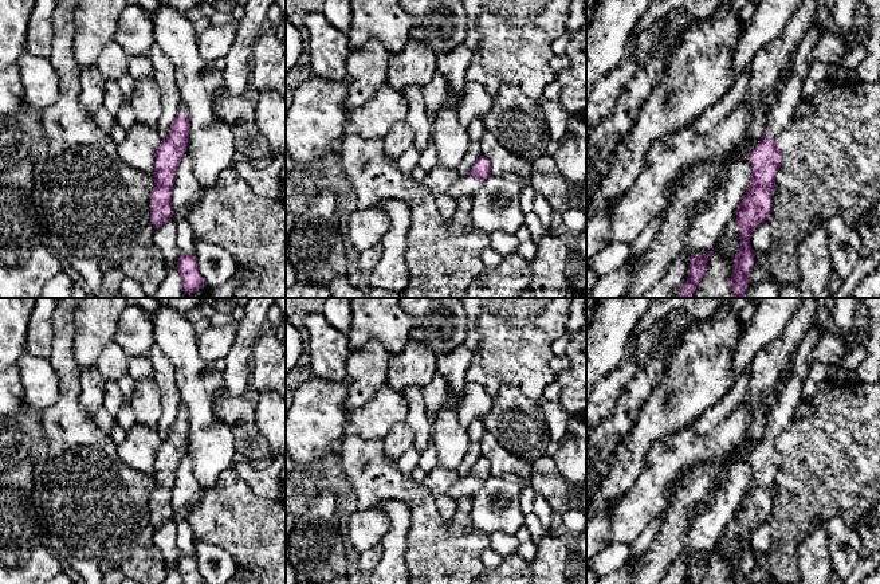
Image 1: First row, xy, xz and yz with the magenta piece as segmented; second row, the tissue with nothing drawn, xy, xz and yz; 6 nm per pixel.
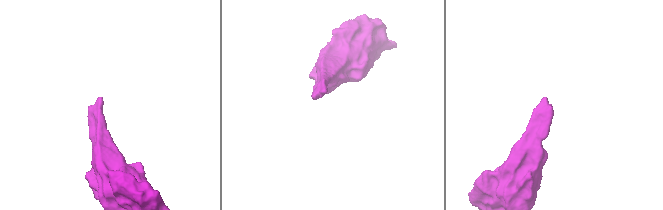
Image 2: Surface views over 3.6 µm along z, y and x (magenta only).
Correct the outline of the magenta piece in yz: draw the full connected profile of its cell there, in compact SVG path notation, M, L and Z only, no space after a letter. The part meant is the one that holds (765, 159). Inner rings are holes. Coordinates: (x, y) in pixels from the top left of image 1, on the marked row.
M824 8L818 19L812 23L805 35L797 42L795 48L790 54L791 72L766 114L761 141L747 154L747 160L751 164L751 179L746 195L736 208L735 216L740 246L734 256L732 275L730 278L735 298L743 298L749 287L749 274L754 269L750 235L769 217L775 177L782 162L778 140L794 121L795 107L801 99L802 83L812 64L813 48L829 27L829 24L822 24L821 21L828 19L829 9Z

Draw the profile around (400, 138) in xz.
M400 121L392 126L384 137L384 152L392 160L398 160L413 146L415 132L406 121Z

